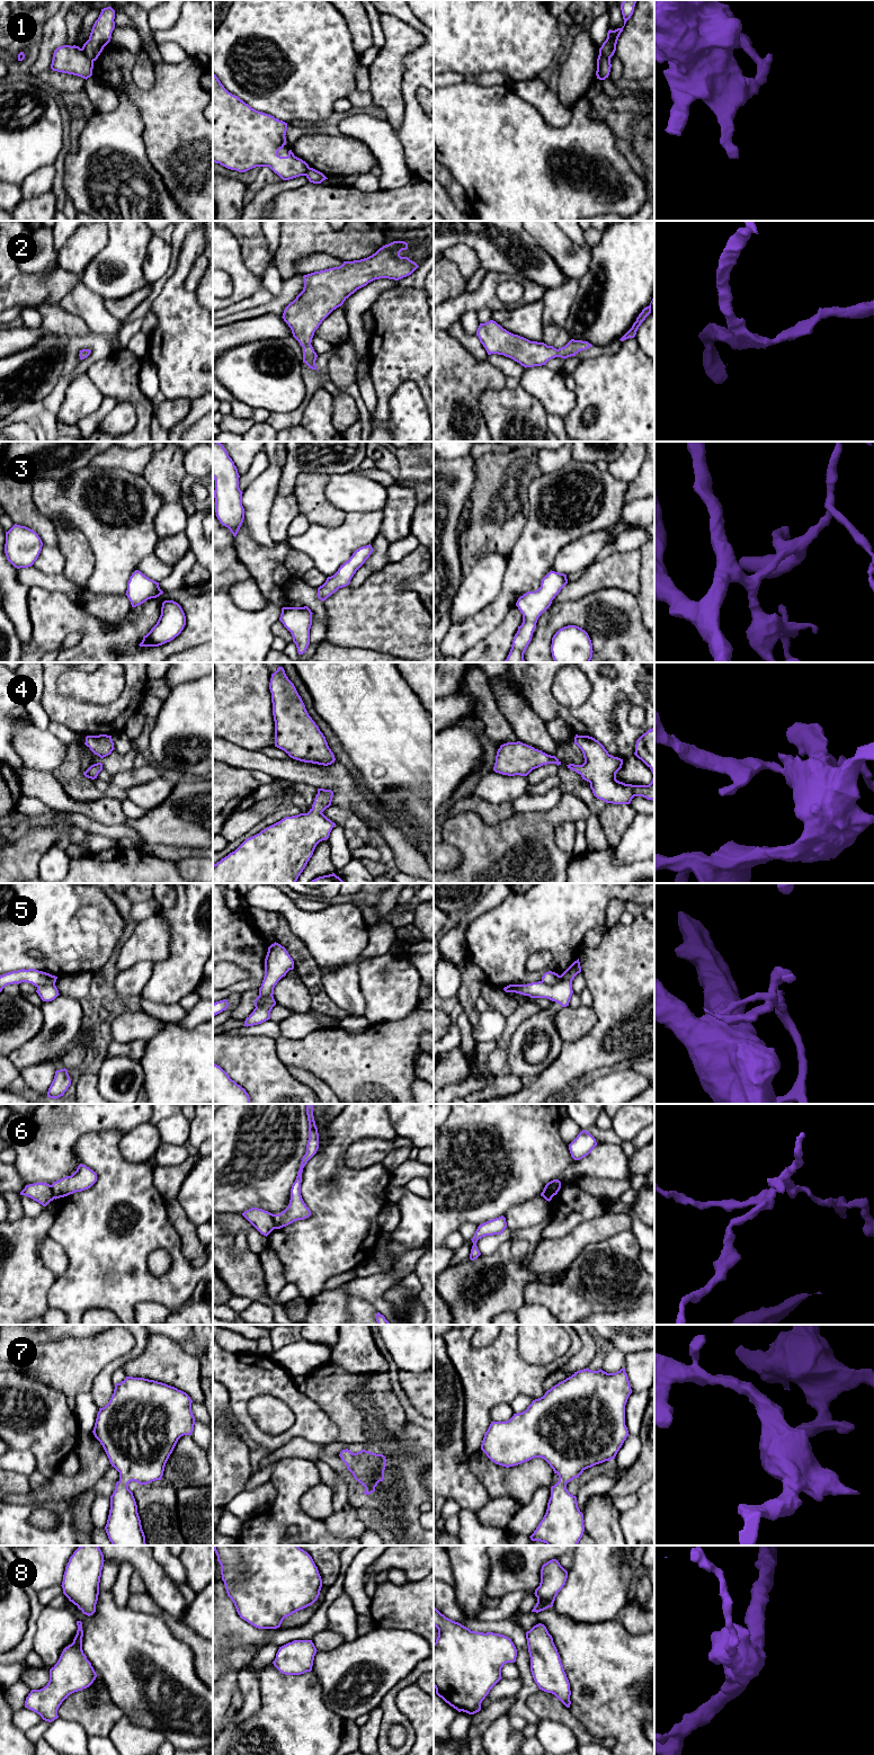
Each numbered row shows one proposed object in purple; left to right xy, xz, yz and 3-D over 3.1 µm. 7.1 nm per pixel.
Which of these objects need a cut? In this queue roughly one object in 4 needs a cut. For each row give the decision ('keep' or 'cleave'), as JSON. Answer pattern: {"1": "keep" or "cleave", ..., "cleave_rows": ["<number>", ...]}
{"1": "cleave", "2": "keep", "3": "keep", "4": "keep", "5": "cleave", "6": "cleave", "7": "keep", "8": "keep", "cleave_rows": ["1", "5", "6"]}

